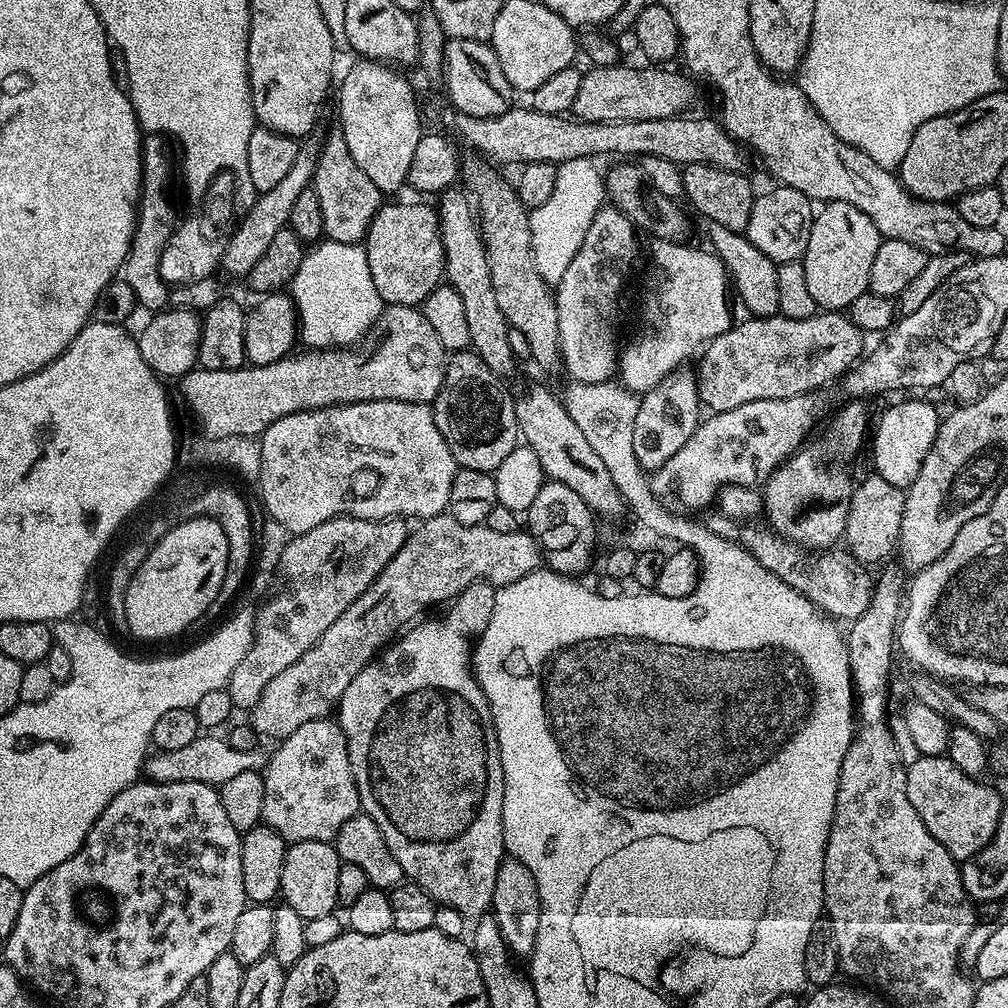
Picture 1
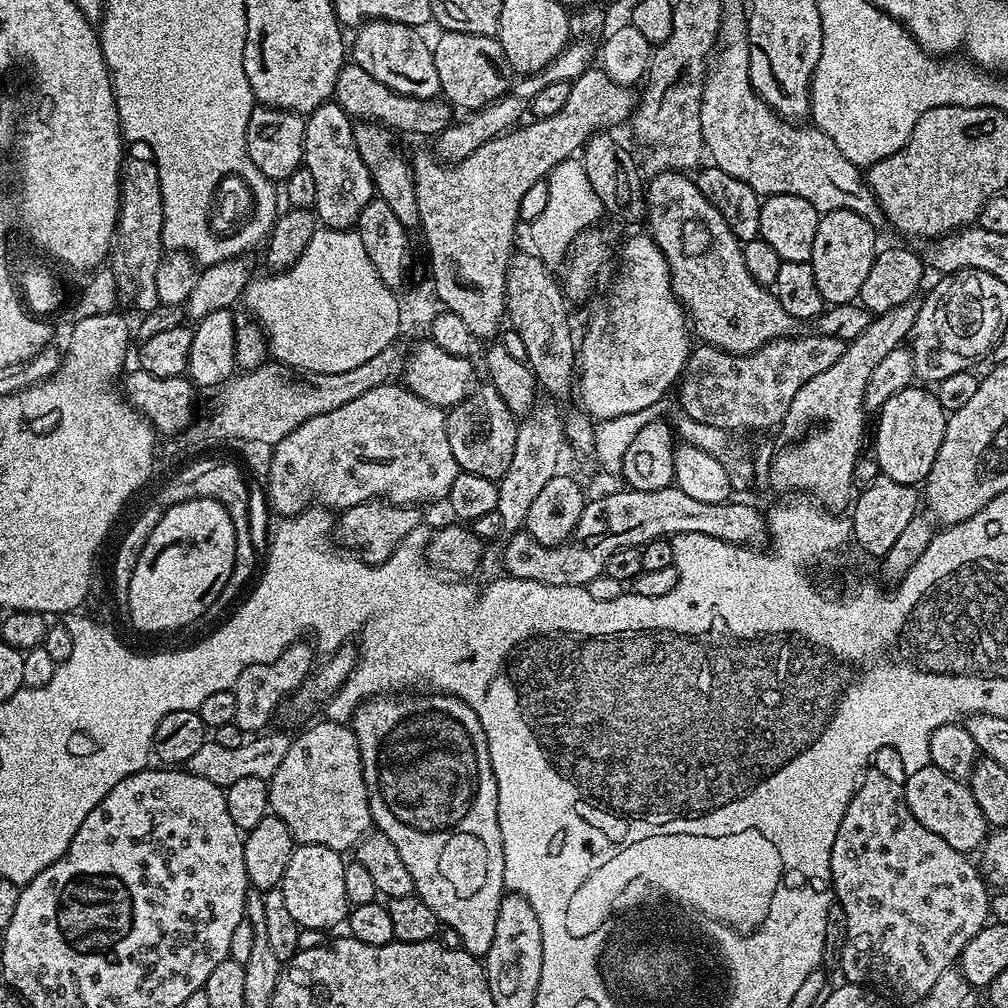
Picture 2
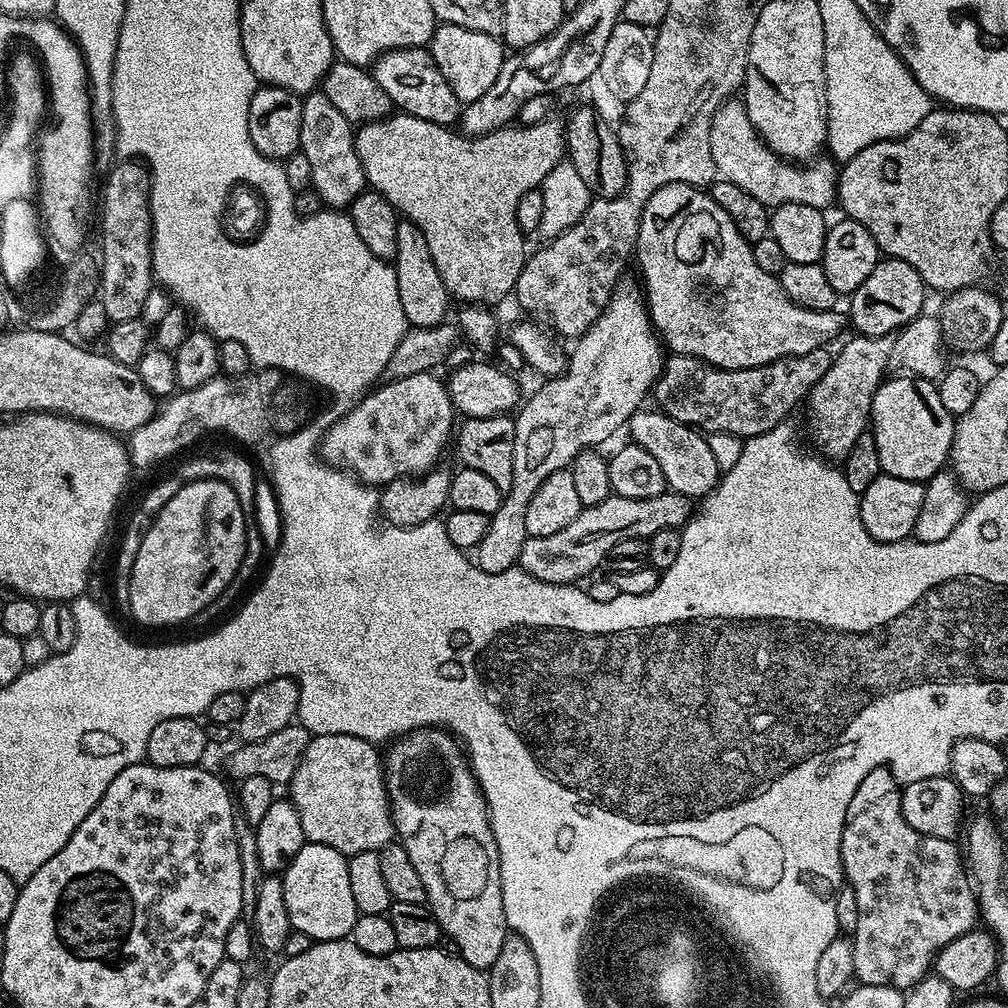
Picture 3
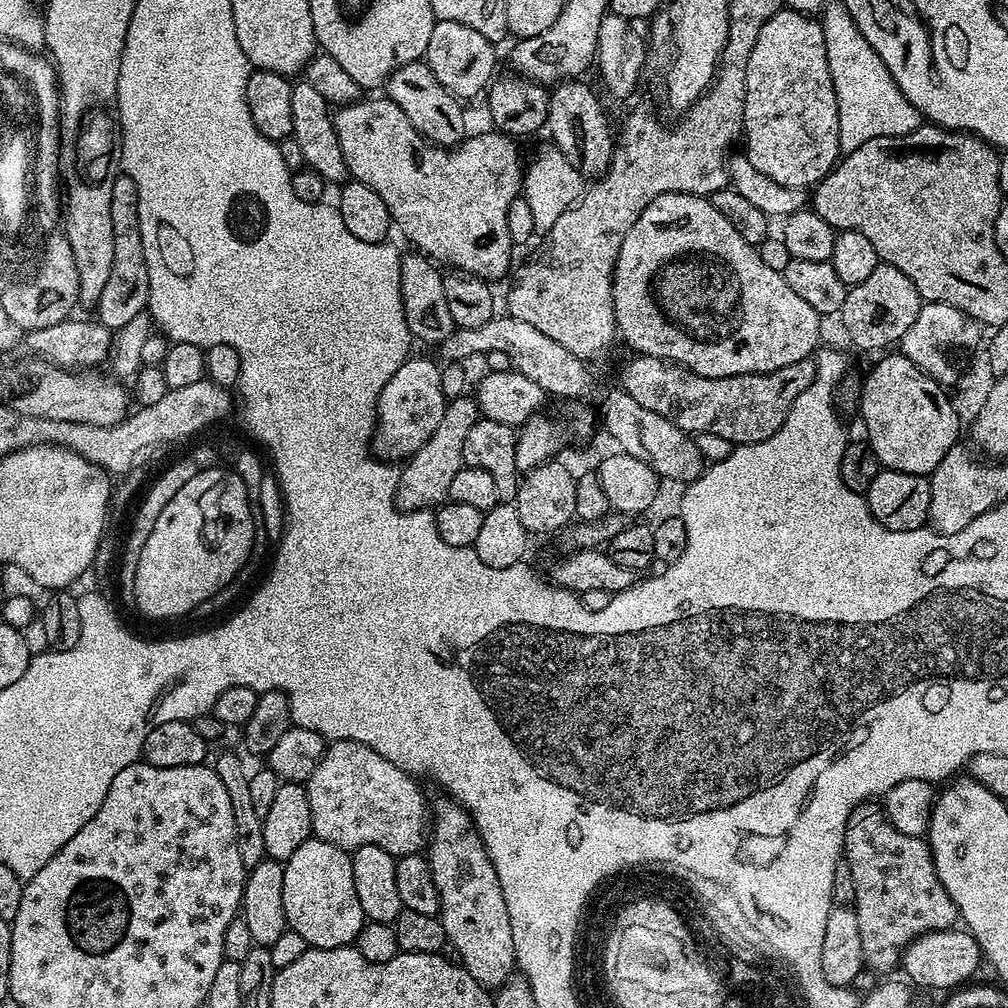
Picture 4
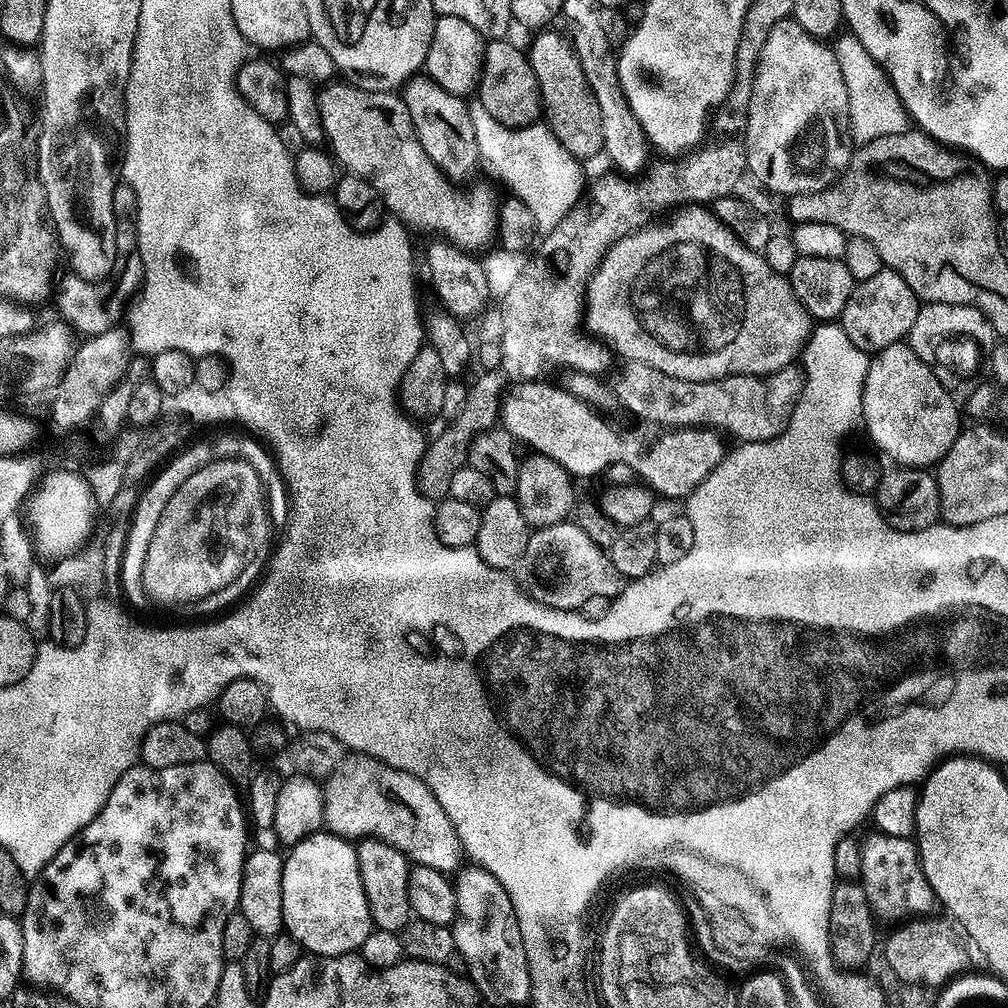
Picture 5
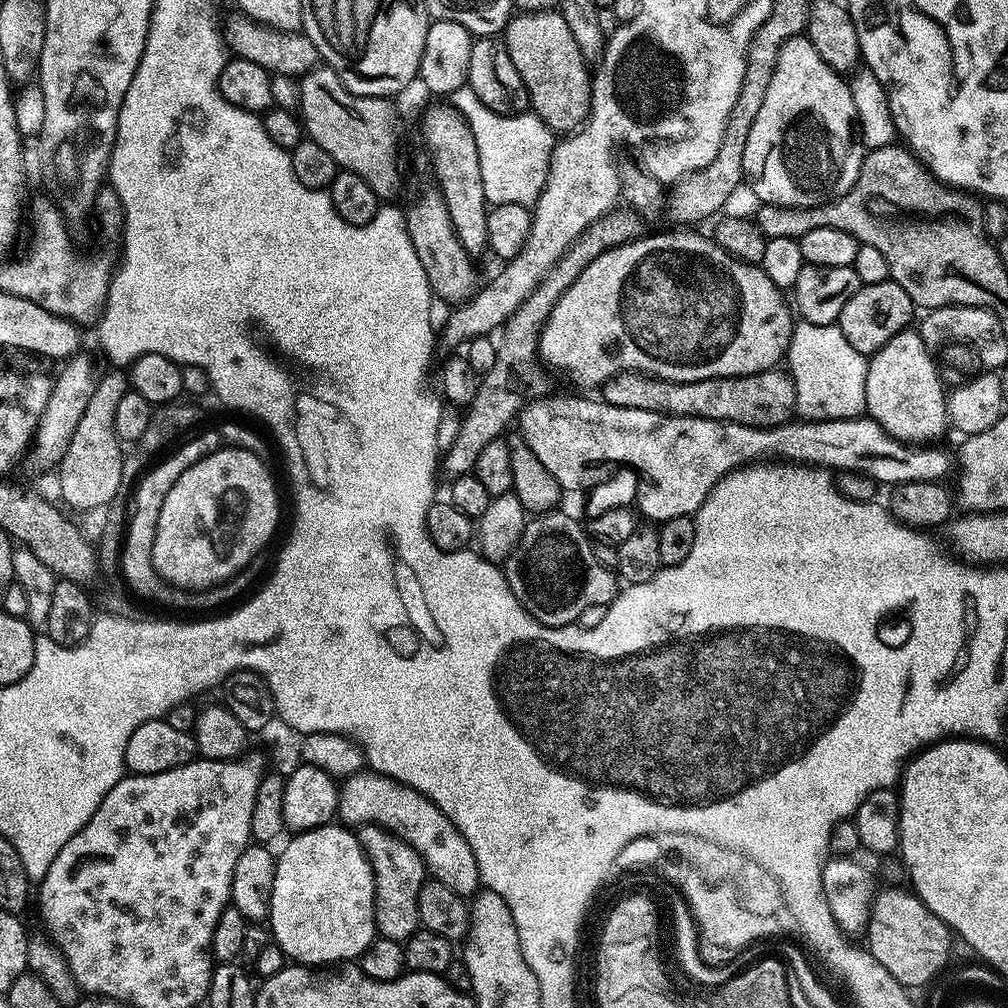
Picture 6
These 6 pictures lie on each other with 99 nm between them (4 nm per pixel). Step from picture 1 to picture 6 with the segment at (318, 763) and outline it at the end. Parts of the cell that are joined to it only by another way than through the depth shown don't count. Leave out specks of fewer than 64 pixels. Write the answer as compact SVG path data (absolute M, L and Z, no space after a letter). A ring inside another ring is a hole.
M361 770L357 776L347 777L339 789L338 816L345 825L381 824L411 845L424 860L431 879L442 882L442 886L450 886L454 894L465 898L475 897L481 891L478 862L474 850L470 850L470 842L466 842L454 822L450 822L450 818L446 818L446 814L442 814L442 810L418 790L371 770Z

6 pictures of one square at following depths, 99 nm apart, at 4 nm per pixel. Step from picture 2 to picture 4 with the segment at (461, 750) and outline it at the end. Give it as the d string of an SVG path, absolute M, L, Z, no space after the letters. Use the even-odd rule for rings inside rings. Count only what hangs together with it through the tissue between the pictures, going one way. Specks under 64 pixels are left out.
M451 798L443 799L436 804L436 833L433 836L431 833L430 843L426 848L428 866L432 871L434 886L438 886L440 895L440 921L448 935L448 944L456 947L455 955L459 963L464 965L481 986L495 990L513 975L518 964L514 934L510 930L510 914L506 910L506 898L502 894L494 862L482 842L480 831L472 821L471 812Z

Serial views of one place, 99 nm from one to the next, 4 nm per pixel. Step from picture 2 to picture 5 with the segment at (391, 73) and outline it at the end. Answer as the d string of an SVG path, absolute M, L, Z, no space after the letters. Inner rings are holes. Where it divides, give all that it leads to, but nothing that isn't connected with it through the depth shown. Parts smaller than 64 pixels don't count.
M413 78L403 89L402 99L408 108L422 150L426 150L430 162L434 162L434 166L443 172L448 180L464 180L475 170L476 164L478 168L481 163L478 138L474 122L470 122L470 110L461 97L442 90L427 78Z

